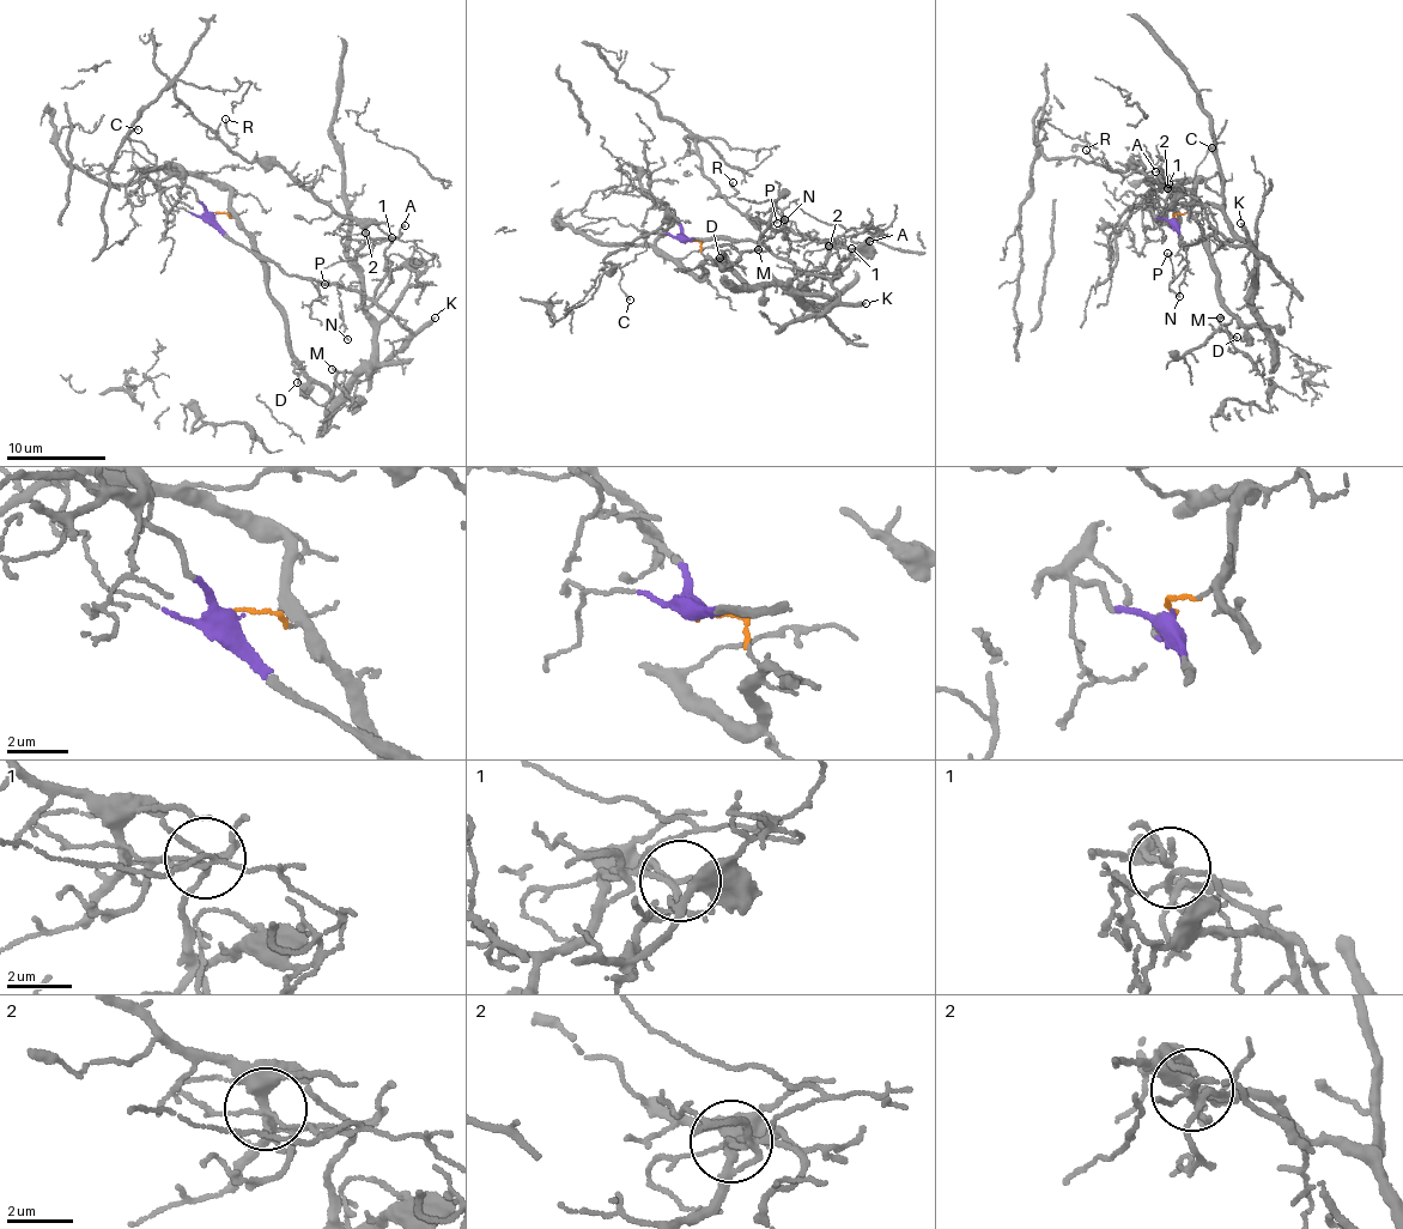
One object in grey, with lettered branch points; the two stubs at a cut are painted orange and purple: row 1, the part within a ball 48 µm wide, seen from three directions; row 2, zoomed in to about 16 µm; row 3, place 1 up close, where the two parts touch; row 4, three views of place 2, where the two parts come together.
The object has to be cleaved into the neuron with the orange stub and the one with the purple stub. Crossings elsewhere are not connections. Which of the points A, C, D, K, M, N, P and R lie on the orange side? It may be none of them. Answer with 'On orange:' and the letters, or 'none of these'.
On orange: A, D, M, R

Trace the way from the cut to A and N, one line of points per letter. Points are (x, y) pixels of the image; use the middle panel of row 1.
A: (686, 241), (714, 262), (721, 253), (749, 286), (771, 285), (805, 306), (809, 272), (826, 254), (868, 241)
N: (685, 241), (759, 241), (776, 255), (785, 256), (787, 232), (782, 219), (785, 219)

